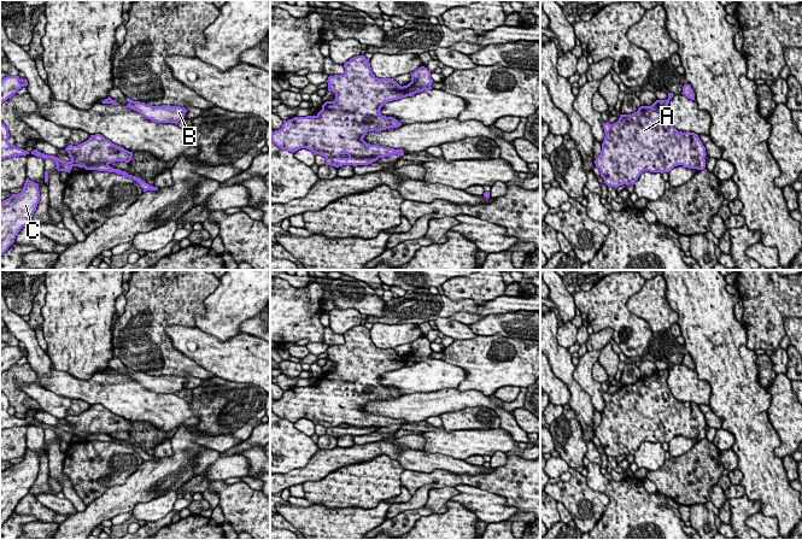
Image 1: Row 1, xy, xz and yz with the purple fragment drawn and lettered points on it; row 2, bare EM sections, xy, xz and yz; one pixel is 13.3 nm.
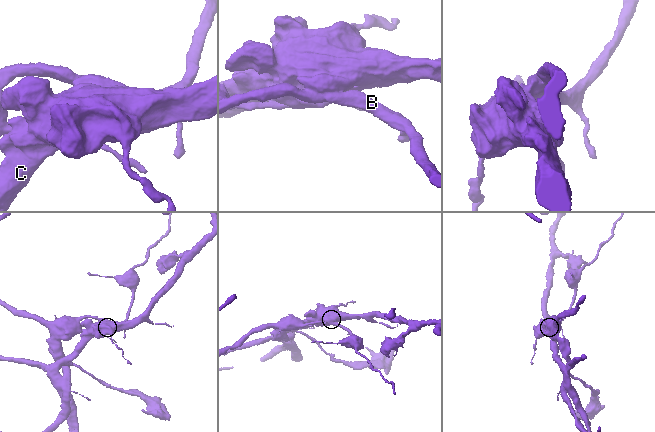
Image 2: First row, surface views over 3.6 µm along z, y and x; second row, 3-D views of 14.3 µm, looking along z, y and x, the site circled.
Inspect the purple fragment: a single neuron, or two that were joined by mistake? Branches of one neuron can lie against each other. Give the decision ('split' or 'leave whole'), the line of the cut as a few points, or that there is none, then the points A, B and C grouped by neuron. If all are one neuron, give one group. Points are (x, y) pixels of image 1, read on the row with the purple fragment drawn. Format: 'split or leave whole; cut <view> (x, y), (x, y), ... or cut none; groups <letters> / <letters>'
split; cut xy (71, 158), (87, 163), (107, 164); groups A C / B

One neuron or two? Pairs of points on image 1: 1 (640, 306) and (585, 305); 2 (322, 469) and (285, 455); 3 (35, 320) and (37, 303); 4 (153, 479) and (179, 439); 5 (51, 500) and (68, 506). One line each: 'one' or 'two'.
1: two
2: two
3: one
4: one
5: one

